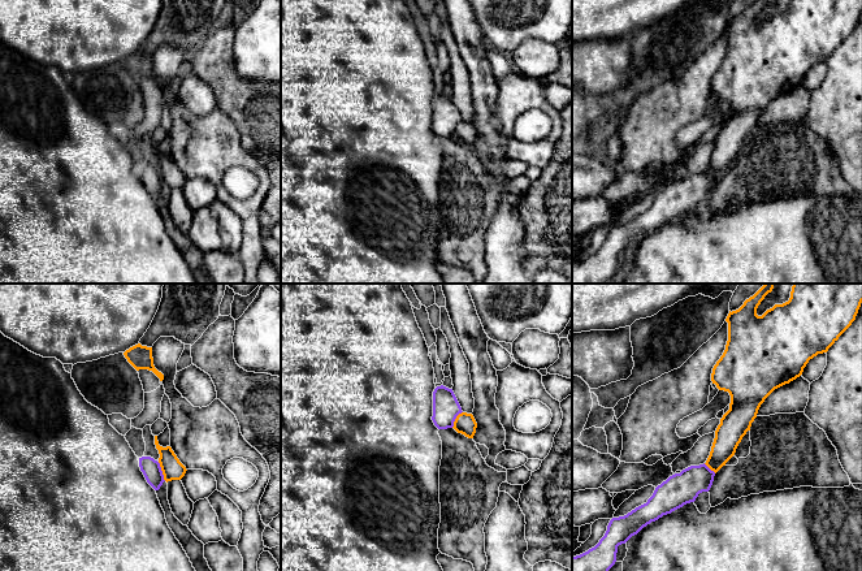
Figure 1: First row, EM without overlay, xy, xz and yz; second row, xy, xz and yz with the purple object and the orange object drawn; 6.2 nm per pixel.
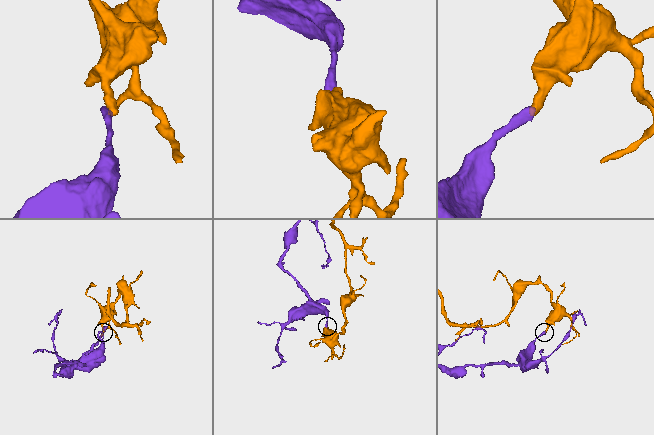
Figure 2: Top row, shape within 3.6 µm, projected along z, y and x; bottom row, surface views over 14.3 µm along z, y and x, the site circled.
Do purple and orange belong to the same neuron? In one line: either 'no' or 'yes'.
no

